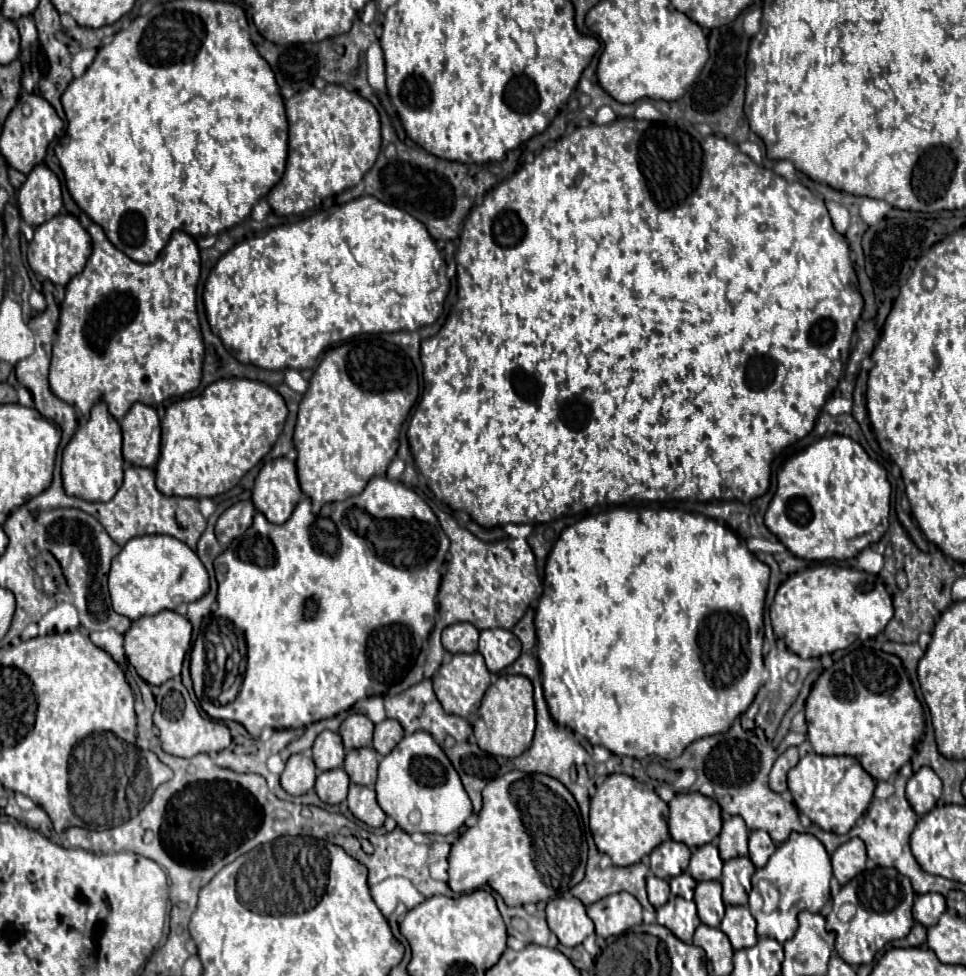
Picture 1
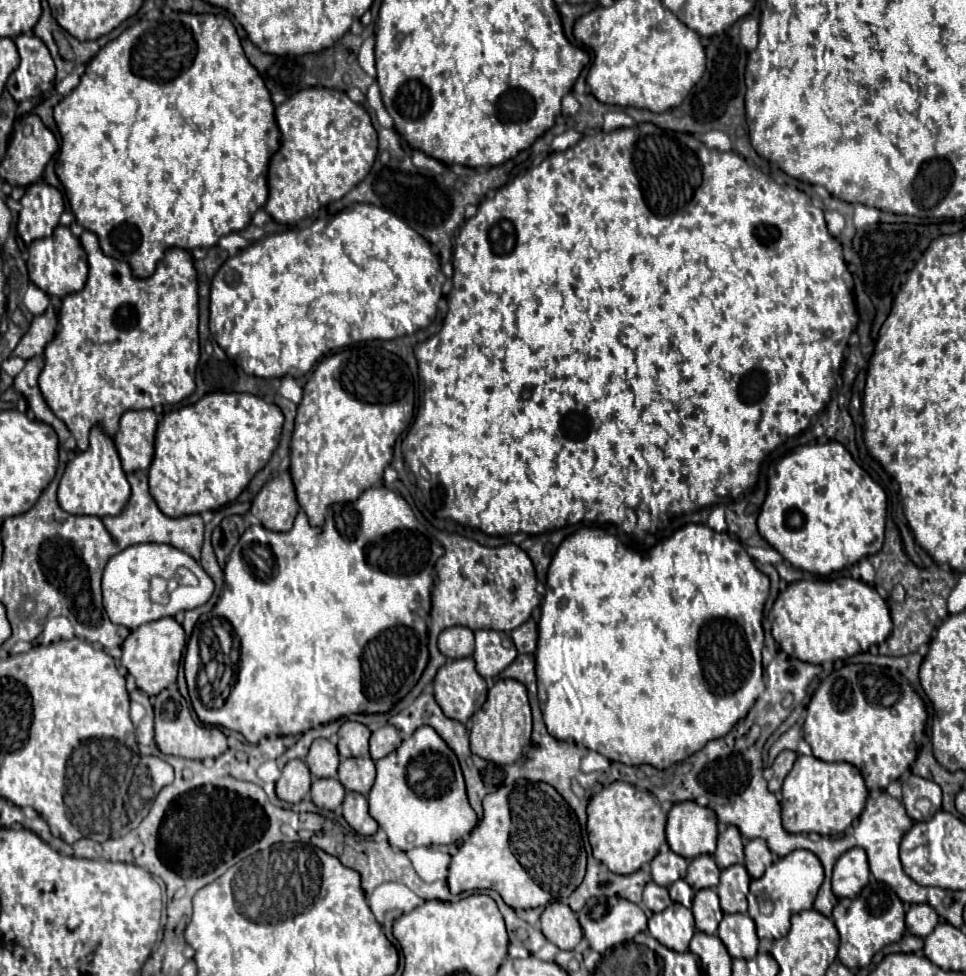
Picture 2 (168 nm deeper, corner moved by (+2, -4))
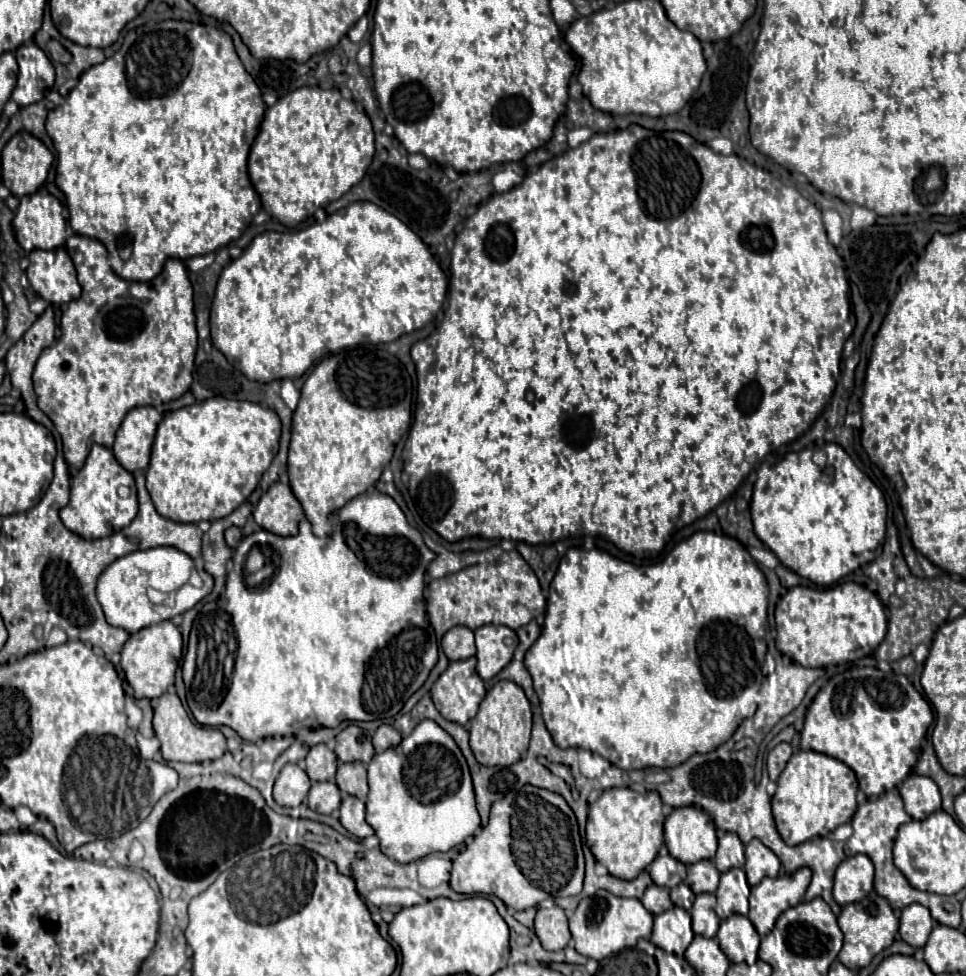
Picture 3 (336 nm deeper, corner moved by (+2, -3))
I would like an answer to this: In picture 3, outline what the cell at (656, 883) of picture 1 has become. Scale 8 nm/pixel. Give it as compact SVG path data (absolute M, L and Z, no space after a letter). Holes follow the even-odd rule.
M651 885L651 887L645 891L641 903L643 903L645 909L647 909L649 913L653 913L653 915L663 913L663 911L667 911L667 909L673 909L673 903L671 903L671 899L669 899L669 889L657 887L657 885Z

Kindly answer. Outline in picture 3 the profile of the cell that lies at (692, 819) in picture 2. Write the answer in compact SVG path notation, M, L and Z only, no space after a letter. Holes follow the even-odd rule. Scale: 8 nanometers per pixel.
M697 807L673 809L673 813L665 819L665 845L671 857L677 857L677 861L685 861L685 865L697 863L701 859L713 859L717 851L717 835L713 819Z

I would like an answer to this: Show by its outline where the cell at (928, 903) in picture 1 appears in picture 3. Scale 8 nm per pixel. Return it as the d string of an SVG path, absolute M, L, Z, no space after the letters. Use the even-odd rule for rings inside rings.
M913 903L901 911L899 935L911 947L923 947L931 929L933 929L933 917L929 915L929 909L925 909L923 905Z

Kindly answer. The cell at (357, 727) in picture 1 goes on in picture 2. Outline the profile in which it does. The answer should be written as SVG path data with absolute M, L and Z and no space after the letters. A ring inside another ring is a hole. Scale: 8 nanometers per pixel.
M345 722L339 728L339 754L349 756L369 756L369 728L361 722Z

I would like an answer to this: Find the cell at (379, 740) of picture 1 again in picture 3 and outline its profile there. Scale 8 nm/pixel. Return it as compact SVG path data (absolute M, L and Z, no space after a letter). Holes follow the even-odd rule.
M381 725L373 735L375 753L383 753L389 747L397 747L401 743L401 733L391 725Z

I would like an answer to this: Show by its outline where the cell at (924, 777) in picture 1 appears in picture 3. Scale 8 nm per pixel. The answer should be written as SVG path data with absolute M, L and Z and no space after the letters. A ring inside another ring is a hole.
M909 775L903 785L899 787L899 793L905 803L905 811L913 819L925 819L933 811L941 809L941 795L933 779L921 777L921 775Z

